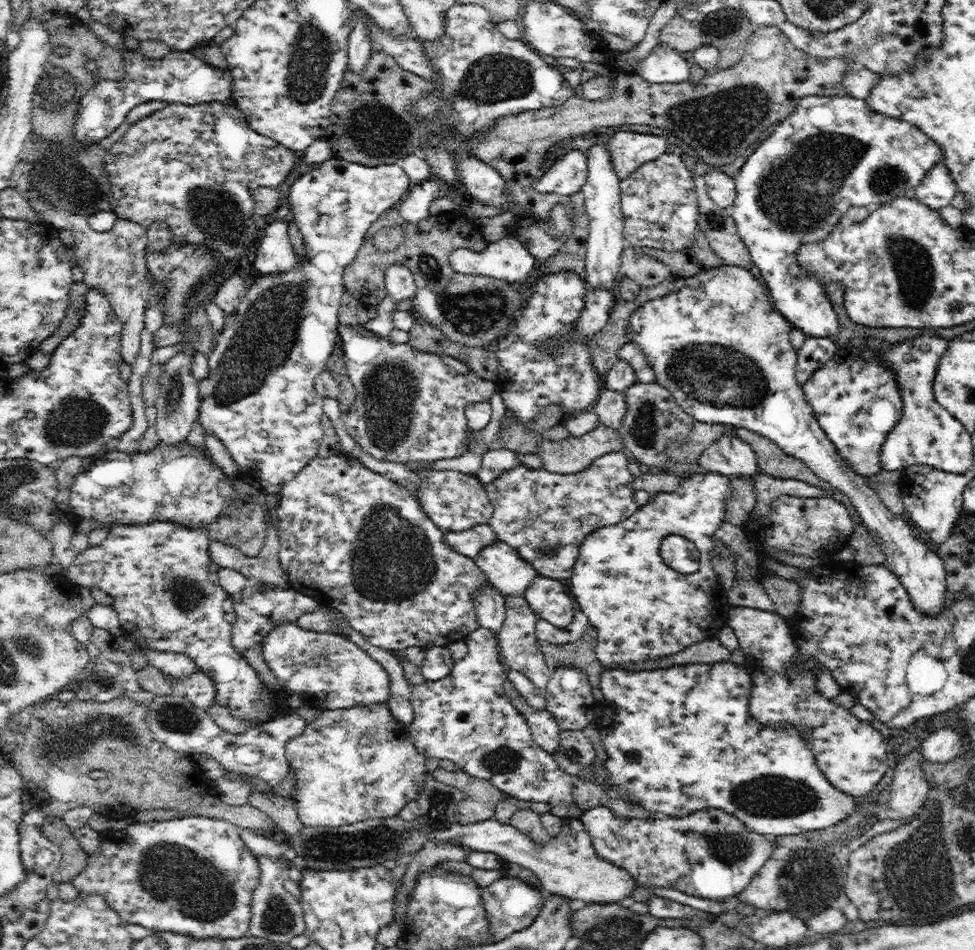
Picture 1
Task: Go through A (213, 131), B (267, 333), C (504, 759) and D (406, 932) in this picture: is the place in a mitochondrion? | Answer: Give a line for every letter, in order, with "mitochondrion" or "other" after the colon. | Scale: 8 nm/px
A: other
B: mitochondrion
C: mitochondrion
D: other

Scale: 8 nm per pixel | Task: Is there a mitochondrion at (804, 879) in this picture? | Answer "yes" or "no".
yes

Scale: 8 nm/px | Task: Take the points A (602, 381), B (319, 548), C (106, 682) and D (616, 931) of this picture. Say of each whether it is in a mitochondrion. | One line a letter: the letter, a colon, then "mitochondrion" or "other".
A: other
B: other
C: mitochondrion
D: mitochondrion

